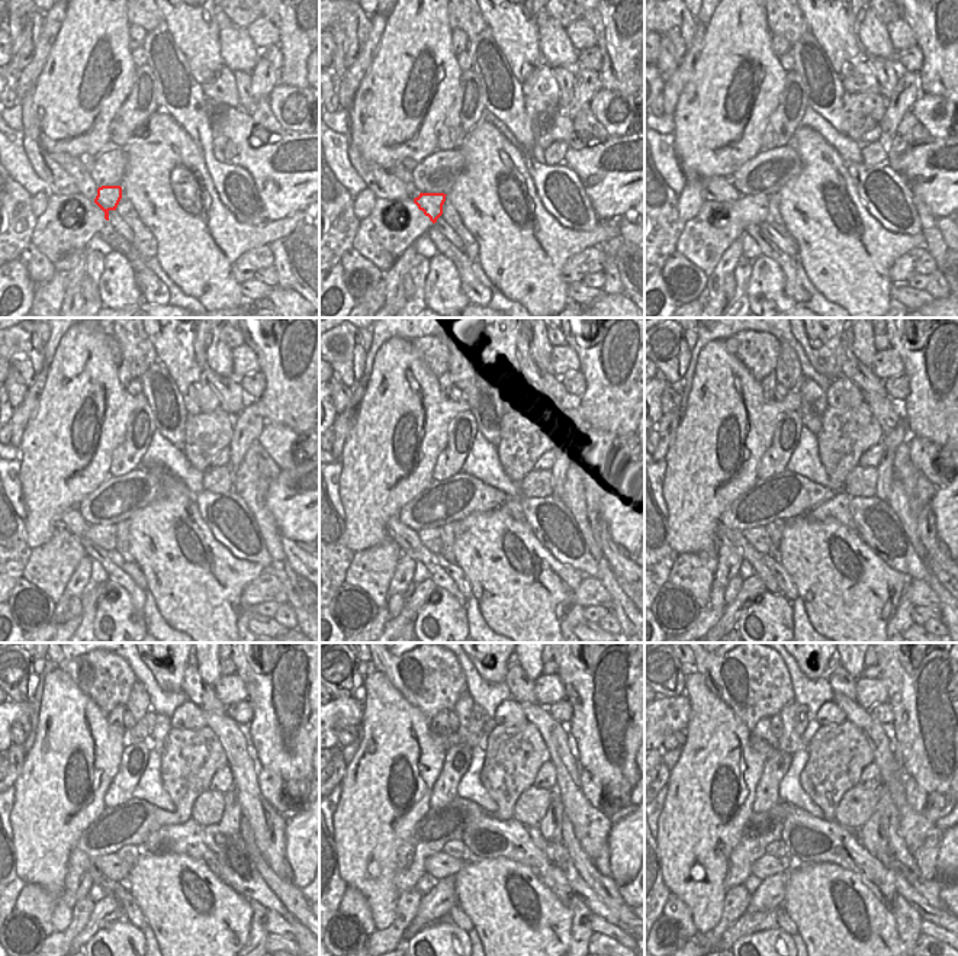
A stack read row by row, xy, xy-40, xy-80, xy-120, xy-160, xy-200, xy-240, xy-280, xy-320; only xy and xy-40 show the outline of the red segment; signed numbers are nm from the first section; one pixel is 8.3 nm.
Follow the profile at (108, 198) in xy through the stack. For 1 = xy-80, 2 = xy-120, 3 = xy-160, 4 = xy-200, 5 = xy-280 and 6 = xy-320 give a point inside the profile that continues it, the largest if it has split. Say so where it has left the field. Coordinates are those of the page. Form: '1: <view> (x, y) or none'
1: xy-80 (754, 208)
2: xy-120 (105, 536)
3: xy-160 (430, 538)
4: xy-200 (758, 538)
5: xy-280 (440, 865)
6: xy-320 (765, 866)

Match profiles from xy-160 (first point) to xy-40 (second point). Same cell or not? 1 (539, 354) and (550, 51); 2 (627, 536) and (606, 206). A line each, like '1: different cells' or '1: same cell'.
1: same cell
2: same cell

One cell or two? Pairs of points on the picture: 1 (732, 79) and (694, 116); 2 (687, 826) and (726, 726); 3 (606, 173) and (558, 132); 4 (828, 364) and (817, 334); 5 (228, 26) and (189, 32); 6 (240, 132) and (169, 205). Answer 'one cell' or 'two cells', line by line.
1: one cell
2: one cell
3: one cell
4: one cell
5: two cells
6: two cells

